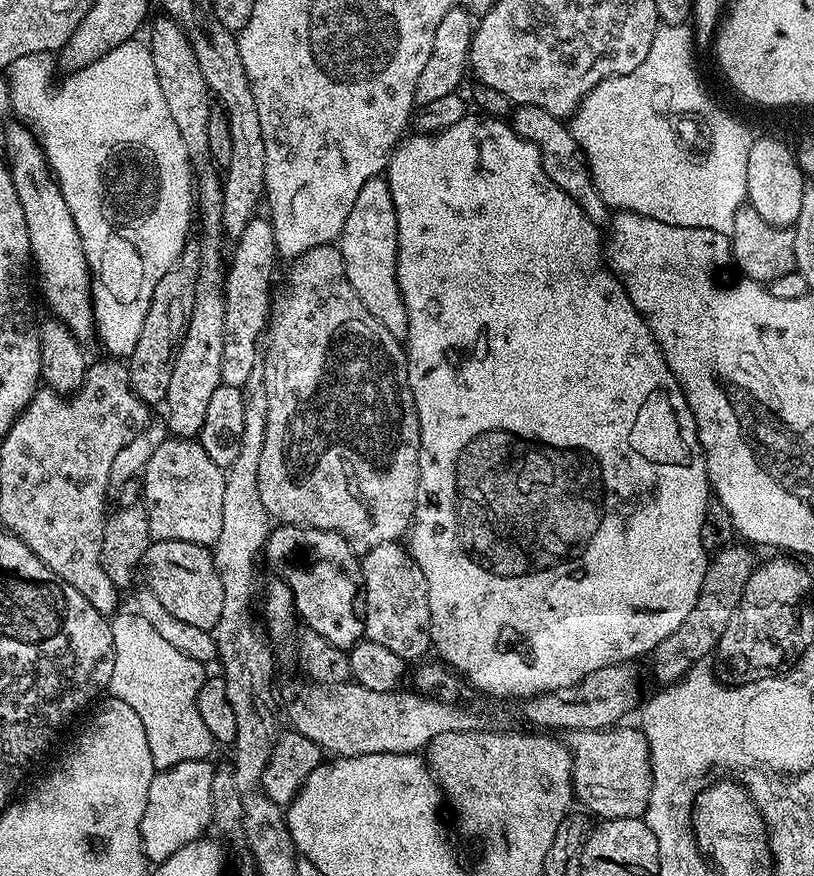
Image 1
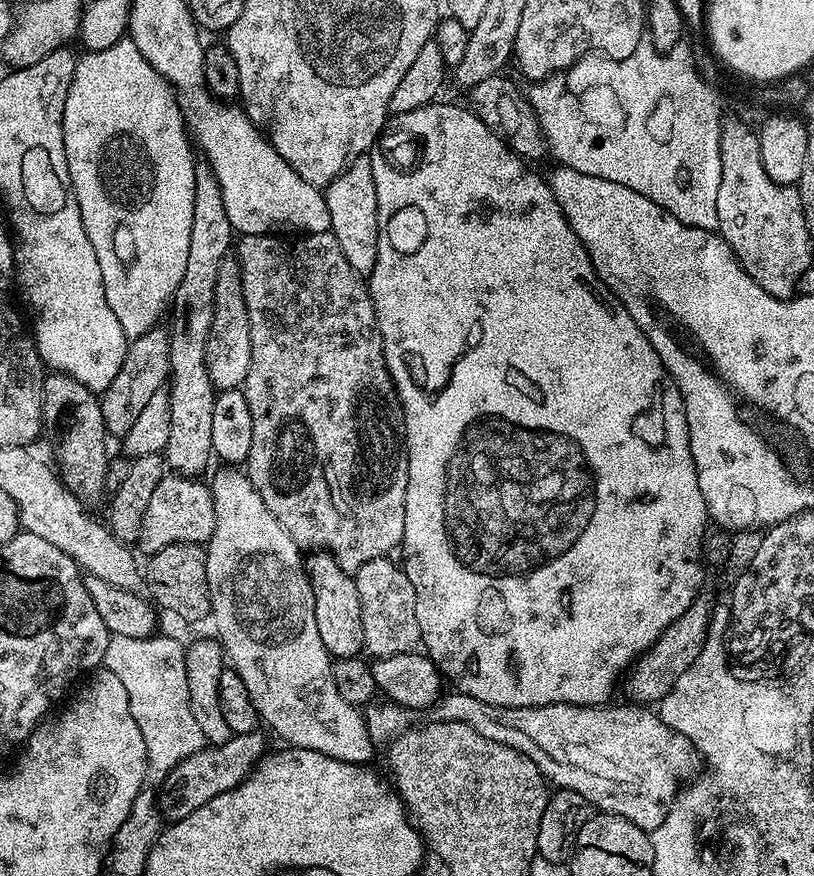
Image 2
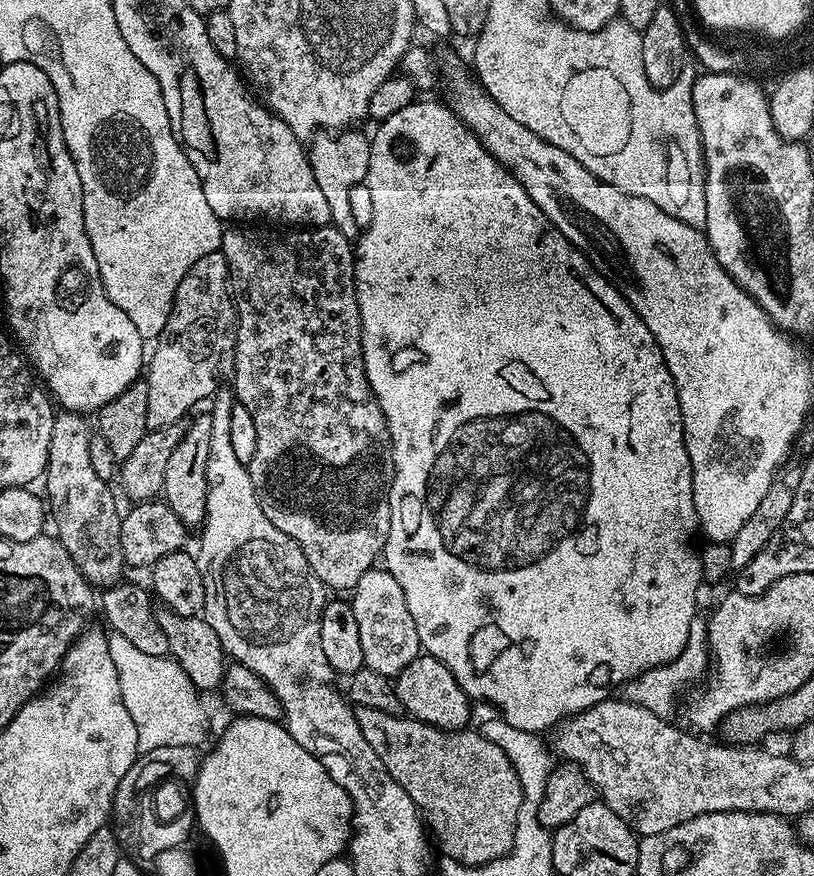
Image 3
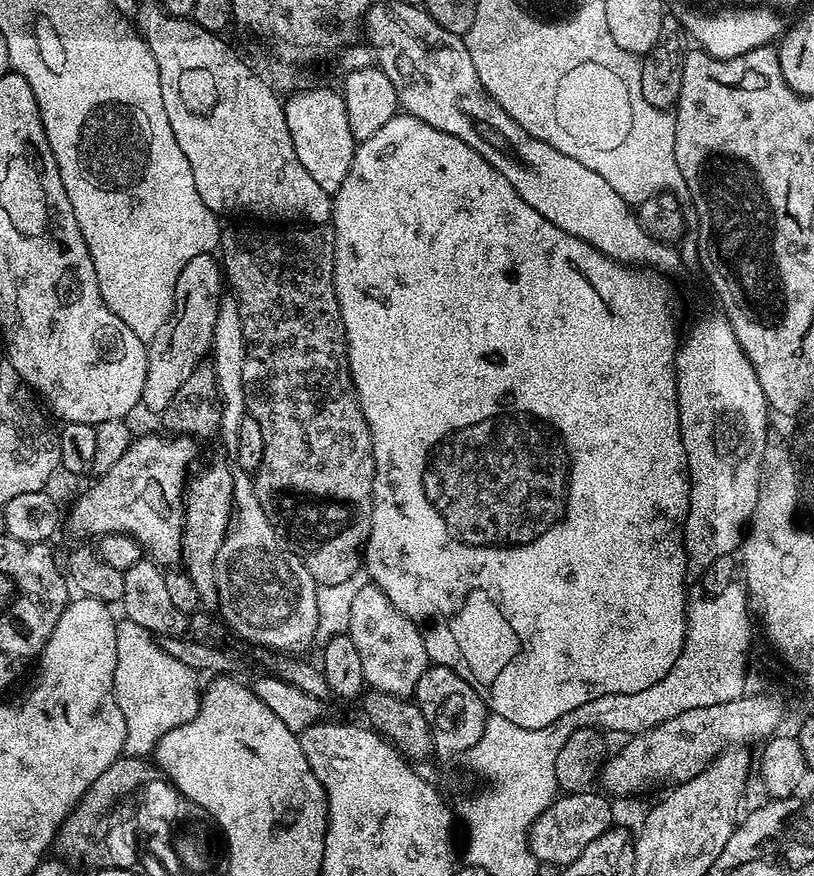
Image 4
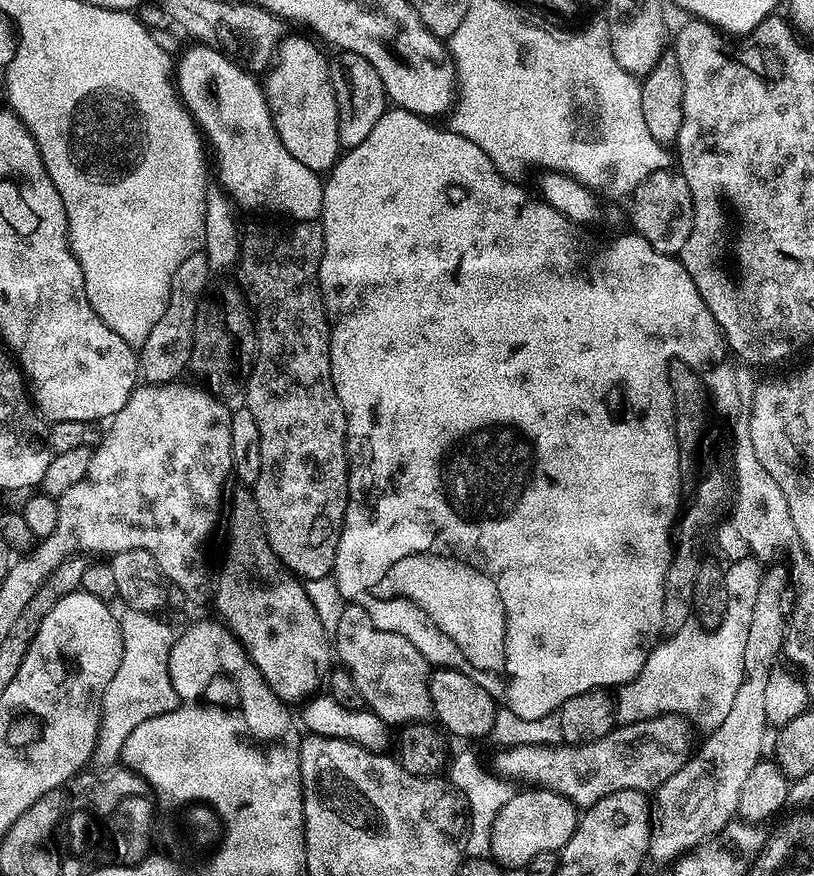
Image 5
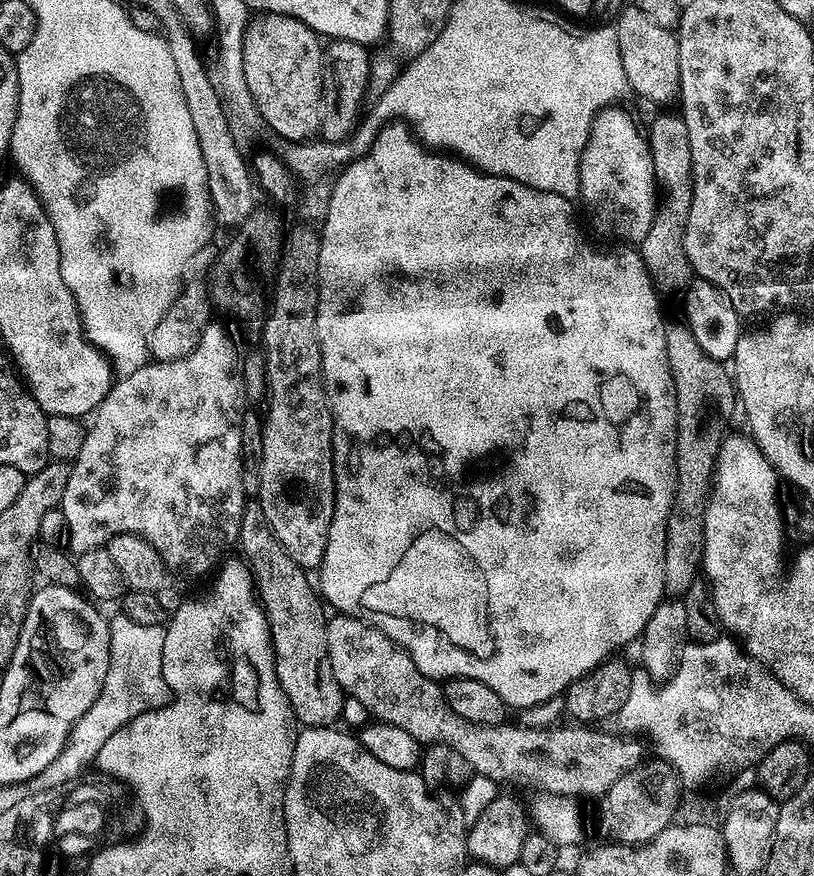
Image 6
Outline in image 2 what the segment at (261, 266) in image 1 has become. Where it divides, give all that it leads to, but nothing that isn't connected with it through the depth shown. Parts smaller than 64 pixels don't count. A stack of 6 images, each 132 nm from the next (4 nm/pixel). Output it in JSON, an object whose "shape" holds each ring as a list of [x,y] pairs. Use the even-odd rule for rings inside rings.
{"shape":[[[230,254],[222,262],[222,270],[218,270],[218,282],[214,286],[214,318],[212,329],[208,335],[206,346],[206,362],[212,386],[217,390],[239,389],[246,378],[246,370],[250,370],[250,318],[246,310],[246,298],[242,290],[242,274],[240,261]]]}

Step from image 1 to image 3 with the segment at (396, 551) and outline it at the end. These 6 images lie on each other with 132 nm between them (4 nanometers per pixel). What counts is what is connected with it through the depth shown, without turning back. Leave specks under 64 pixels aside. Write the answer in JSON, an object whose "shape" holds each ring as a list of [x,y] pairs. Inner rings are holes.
{"shape":[[[373,566],[362,578],[358,578],[350,596],[354,618],[358,618],[358,635],[362,638],[364,667],[383,676],[394,678],[414,658],[421,655],[420,631],[414,626],[410,606],[406,606],[406,594],[398,586],[398,578],[383,567]]]}

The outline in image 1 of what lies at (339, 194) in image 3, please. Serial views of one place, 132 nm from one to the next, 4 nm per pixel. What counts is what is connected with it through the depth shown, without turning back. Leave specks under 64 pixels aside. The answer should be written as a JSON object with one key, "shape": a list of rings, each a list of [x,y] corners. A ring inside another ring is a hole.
{"shape":[[[383,175],[368,180],[358,198],[354,198],[354,207],[346,218],[346,226],[342,226],[338,247],[346,266],[346,278],[350,286],[354,286],[354,294],[362,298],[362,306],[366,306],[366,310],[370,310],[370,314],[390,330],[390,334],[398,338],[407,337],[408,315],[396,273],[398,218],[390,186]]]}

